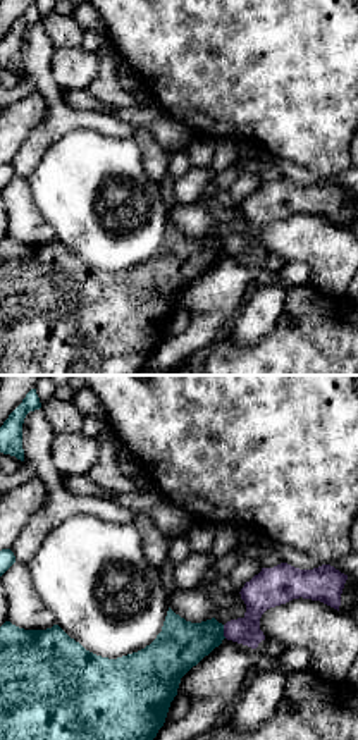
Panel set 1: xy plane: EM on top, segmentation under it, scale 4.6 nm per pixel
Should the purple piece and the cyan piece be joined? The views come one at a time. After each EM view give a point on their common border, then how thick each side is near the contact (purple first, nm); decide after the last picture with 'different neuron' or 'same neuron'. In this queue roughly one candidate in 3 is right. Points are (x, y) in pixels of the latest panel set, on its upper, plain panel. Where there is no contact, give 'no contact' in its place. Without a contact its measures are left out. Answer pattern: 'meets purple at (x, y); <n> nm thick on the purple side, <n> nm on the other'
meets purple at (224, 246); 160 nm thick on the purple side, 220 nm on the other

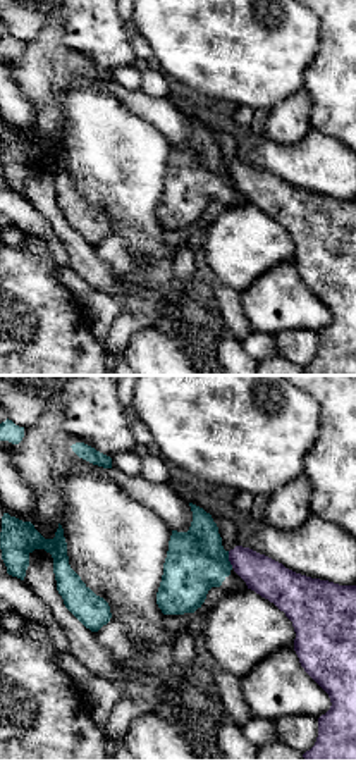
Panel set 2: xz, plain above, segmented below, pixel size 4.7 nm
meets purple at (229, 174); 180 nm thick on the purple side, 280 nm on the other

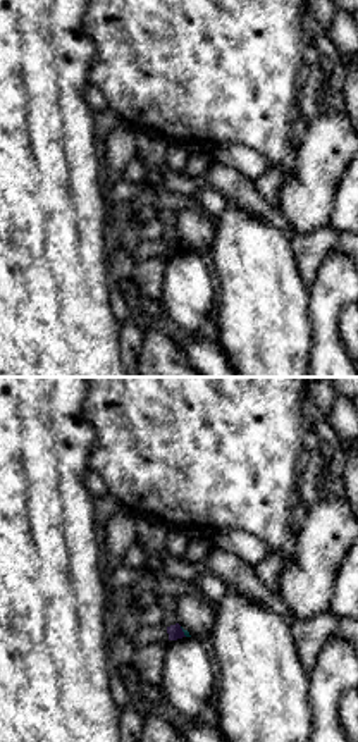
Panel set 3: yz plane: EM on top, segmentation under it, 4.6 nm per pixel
meets purple at (183, 247); 70 nm thick on the purple side, 20 nm on the other

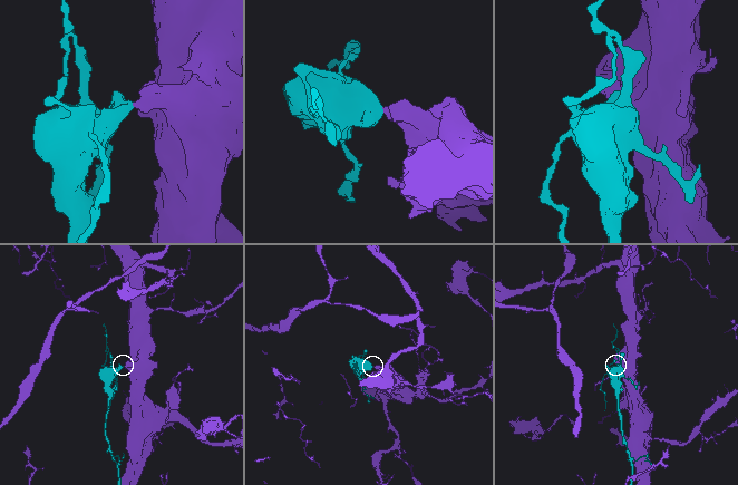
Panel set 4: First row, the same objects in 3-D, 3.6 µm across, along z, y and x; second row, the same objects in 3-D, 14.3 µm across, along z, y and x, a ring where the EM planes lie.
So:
different neuron

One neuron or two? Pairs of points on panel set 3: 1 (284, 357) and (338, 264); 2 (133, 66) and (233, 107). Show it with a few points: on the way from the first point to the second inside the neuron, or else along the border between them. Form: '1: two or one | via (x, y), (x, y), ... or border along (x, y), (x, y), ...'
1: two | border along (312, 284), (310, 353)
2: one | via (157, 66), (191, 66), (209, 83)

